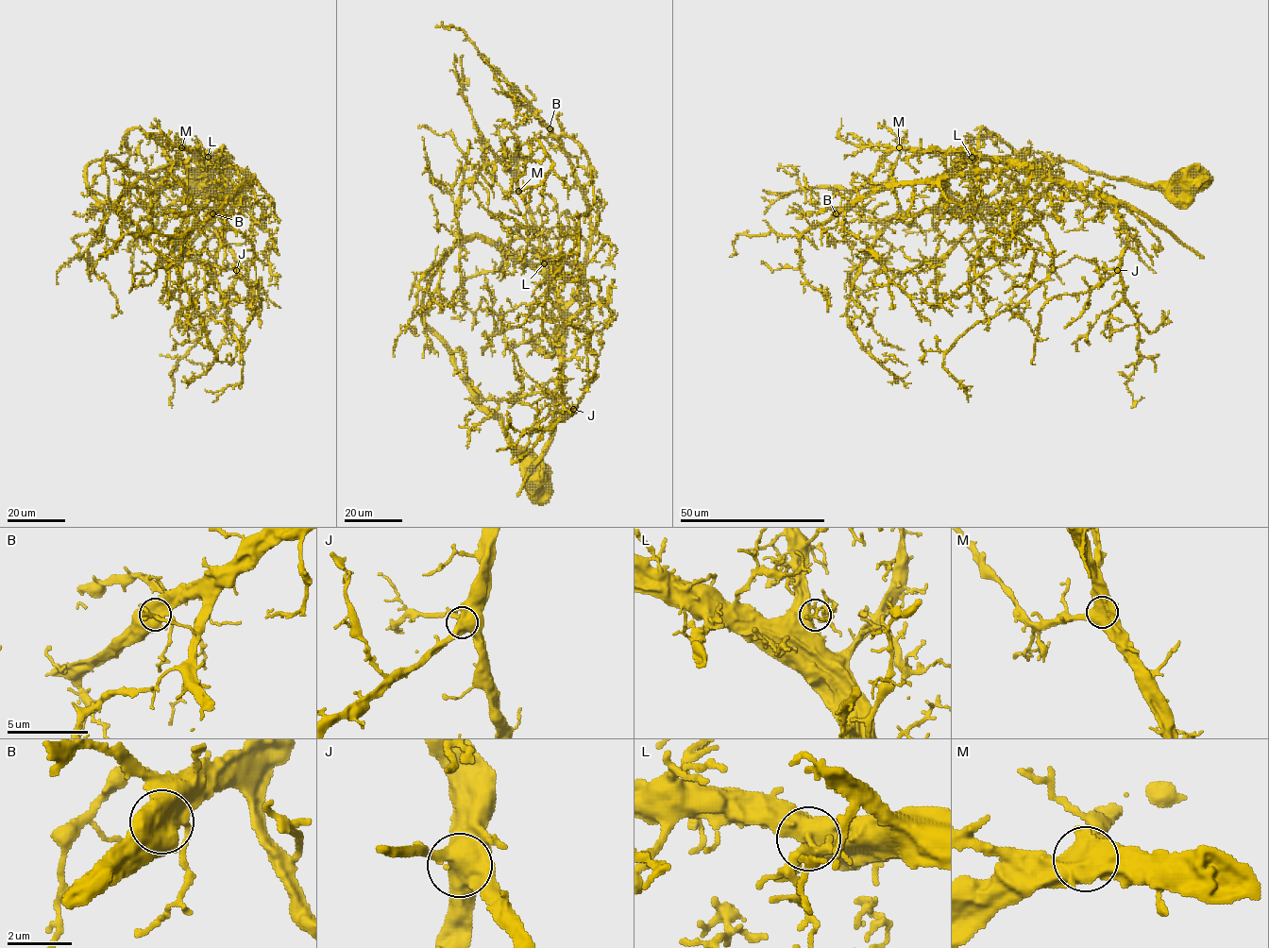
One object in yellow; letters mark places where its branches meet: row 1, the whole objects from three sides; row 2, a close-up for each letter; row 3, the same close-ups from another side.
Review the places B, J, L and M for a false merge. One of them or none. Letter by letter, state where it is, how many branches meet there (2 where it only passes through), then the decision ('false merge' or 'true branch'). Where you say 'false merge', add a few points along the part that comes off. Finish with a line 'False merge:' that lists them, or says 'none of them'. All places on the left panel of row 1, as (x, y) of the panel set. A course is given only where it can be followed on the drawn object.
B: at (212, 213); 4 branches meet; true branch
J: at (236, 270); 4 branches meet; true branch
L: at (208, 157); 4 branches meet; true branch
M: at (181, 147); 4 branches meet; true branch
False merge: none of them

